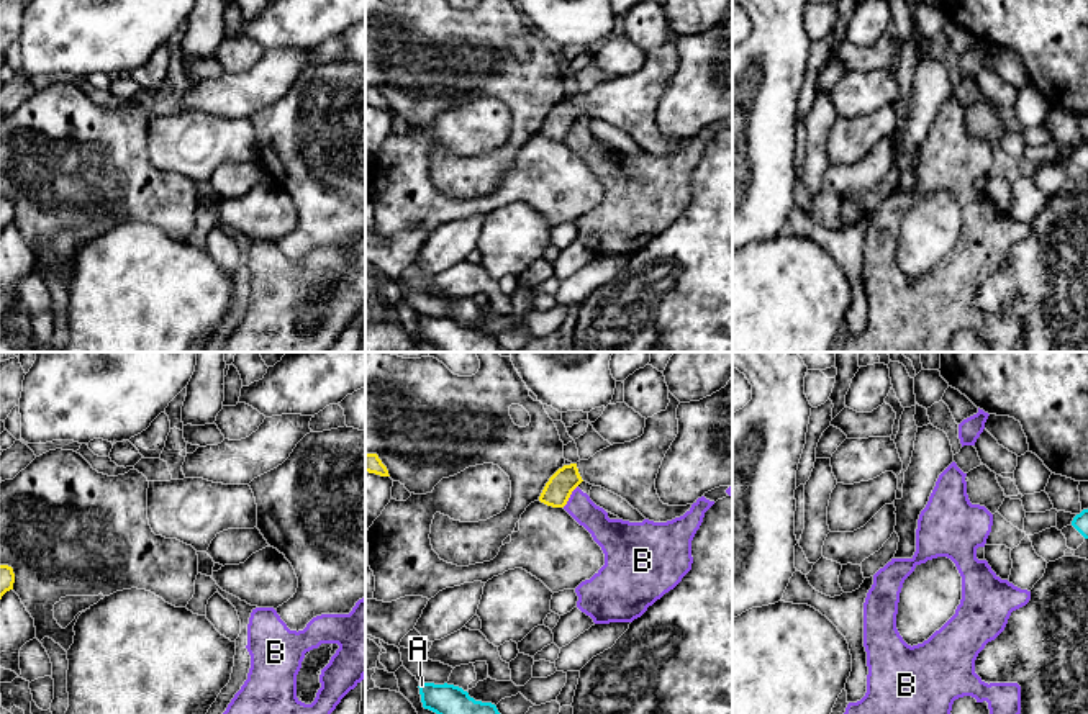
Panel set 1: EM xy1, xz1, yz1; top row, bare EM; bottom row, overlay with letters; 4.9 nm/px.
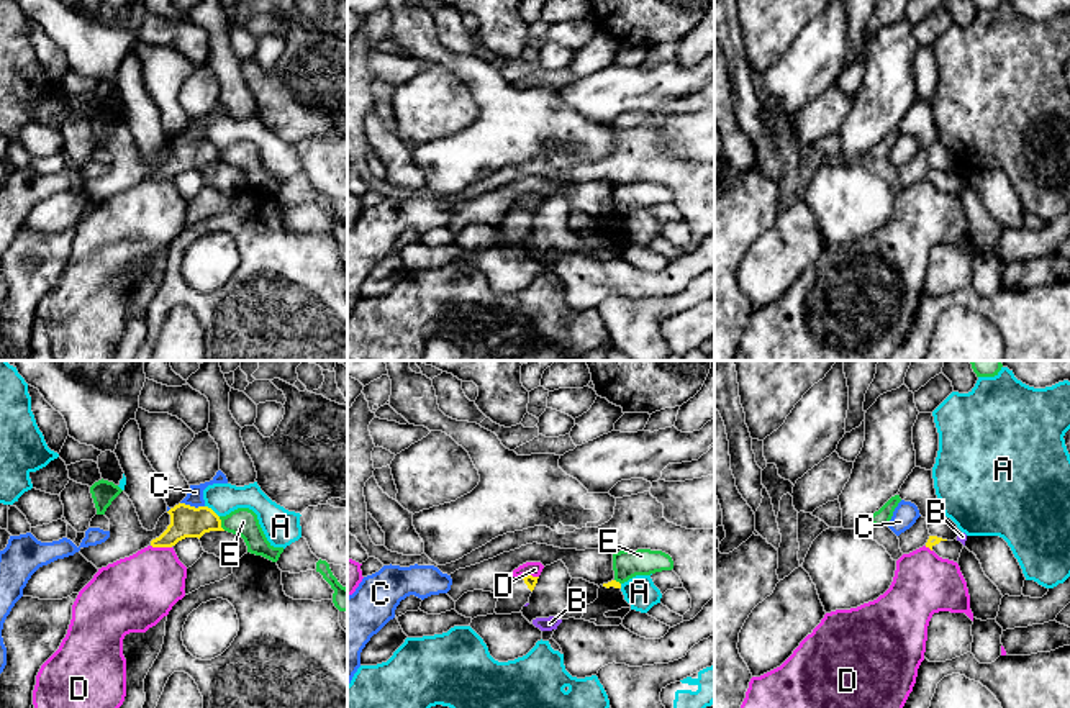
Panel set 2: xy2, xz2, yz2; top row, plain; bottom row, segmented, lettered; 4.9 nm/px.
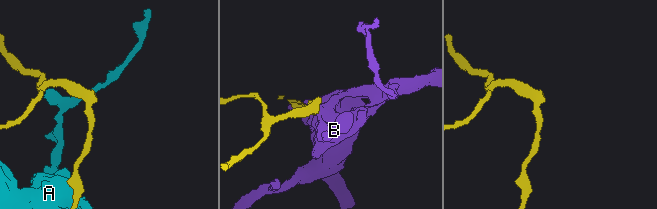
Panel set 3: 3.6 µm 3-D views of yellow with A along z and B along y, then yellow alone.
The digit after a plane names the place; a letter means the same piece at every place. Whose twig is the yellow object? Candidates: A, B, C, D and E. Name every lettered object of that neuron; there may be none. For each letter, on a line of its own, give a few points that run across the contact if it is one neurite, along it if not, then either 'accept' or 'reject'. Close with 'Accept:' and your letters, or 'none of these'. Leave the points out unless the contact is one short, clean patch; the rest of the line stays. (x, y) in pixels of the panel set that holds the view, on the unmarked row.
A: reject
B: reject
C: line xy2 (181, 135), (190, 140), (204, 140); reject
D: line xy2 (151, 177), (171, 181); reject
E: reject
Accept: none of these

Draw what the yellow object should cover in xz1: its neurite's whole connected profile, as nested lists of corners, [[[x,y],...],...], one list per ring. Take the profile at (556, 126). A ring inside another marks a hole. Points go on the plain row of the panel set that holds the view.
[[[670,25],[669,33],[665,44],[646,52],[641,70],[613,77],[588,93],[559,102],[546,116],[539,134],[552,141],[564,141],[572,124],[587,115],[621,129],[654,156],[667,156],[690,144],[691,138],[664,138],[655,123],[662,93],[678,67],[680,34]]]

